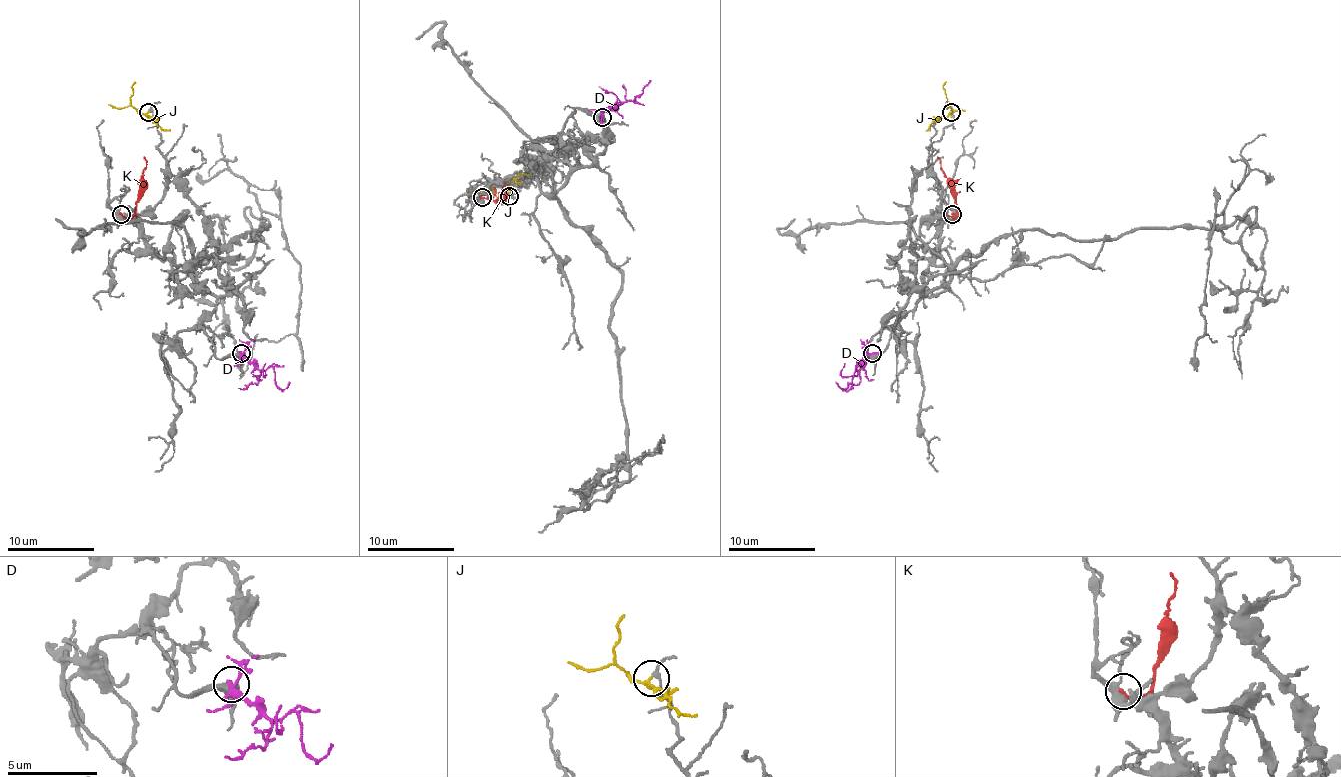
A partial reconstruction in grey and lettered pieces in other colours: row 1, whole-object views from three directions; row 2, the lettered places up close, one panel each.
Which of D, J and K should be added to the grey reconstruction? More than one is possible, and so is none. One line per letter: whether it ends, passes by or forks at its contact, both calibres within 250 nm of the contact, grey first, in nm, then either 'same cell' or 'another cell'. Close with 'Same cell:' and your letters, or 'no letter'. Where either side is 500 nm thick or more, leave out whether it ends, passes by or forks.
D: 500 nm thick on the grey side, 240 nm on the other; another cell
J: it passes by; 130 nm thick on the grey side, 120 nm on the other; another cell
K: it ends there; 460 nm thick on the grey side, 170 nm on the other; another cell
Same cell: no letter

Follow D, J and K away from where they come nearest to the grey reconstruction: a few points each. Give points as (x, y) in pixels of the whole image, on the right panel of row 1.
D: (872, 353), (859, 370), (857, 366), (848, 390), (835, 381)
J: (952, 113), (945, 82)
K: (952, 214), (954, 219), (956, 212), (952, 182), (941, 169), (937, 156)

